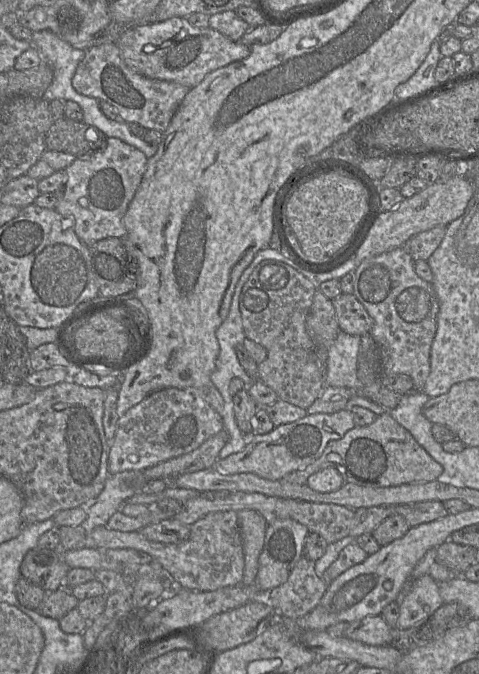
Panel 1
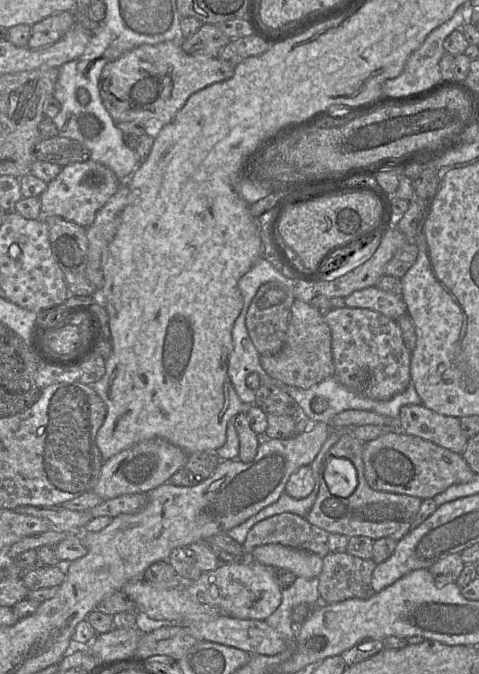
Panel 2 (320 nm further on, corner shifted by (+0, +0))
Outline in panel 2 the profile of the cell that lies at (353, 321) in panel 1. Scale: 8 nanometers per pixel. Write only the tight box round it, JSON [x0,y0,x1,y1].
[324,308,411,400]

